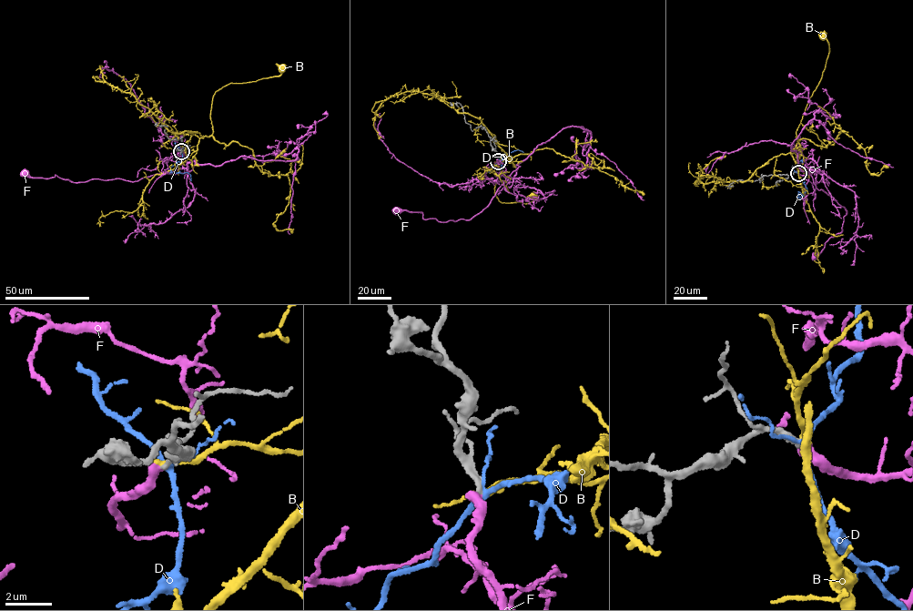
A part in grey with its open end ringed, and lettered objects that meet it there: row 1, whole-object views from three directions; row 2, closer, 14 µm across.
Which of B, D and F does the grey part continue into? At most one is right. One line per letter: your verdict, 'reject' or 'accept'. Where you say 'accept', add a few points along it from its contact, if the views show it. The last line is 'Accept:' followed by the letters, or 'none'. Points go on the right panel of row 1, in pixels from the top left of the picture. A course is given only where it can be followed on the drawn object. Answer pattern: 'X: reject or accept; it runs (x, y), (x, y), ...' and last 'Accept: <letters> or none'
B: reject
D: reject
F: accept; it runs (798, 173), (818, 168), (809, 171), (817, 188), (847, 211), (841, 231), (815, 255)
Accept: F

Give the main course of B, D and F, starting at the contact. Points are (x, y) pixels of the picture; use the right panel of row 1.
B: (797, 172), (800, 167), (791, 151), (797, 141), (796, 131), (825, 68), (829, 50), (823, 35)
D: (797, 173), (806, 188), (798, 198), (798, 191), (804, 196)
F: (798, 173), (818, 168), (809, 171), (817, 188), (847, 211), (841, 231), (815, 255)

